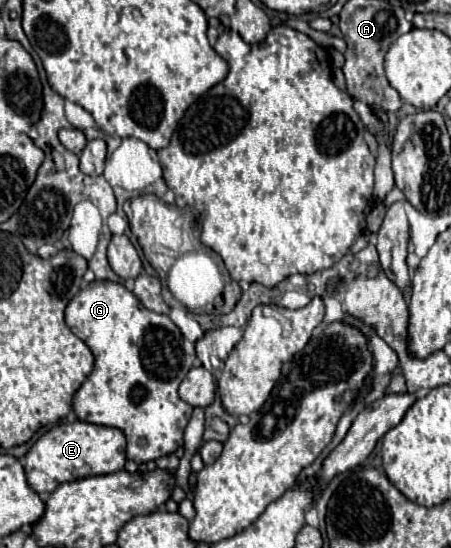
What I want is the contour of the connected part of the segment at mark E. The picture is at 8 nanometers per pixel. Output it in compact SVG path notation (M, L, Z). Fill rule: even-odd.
M73 422L73 424L57 424L49 432L45 432L25 454L25 476L29 486L45 496L51 494L59 484L87 478L113 474L123 470L125 466L125 436L117 428L97 426L89 422Z

